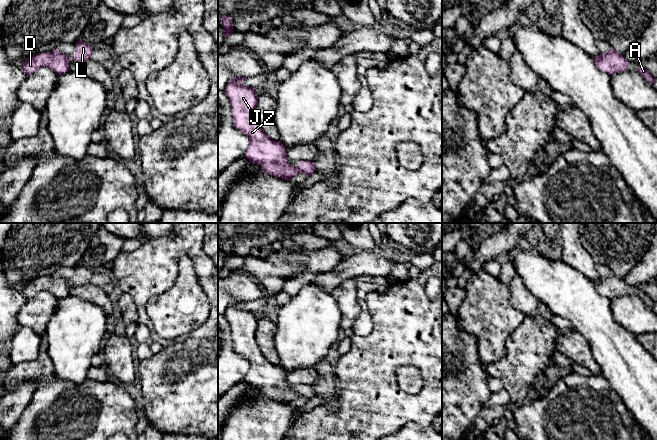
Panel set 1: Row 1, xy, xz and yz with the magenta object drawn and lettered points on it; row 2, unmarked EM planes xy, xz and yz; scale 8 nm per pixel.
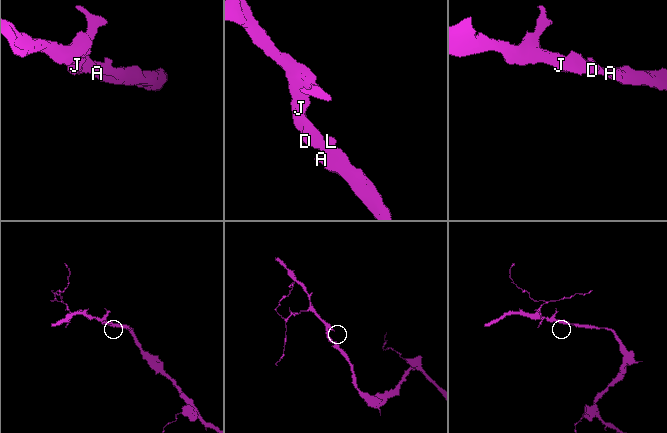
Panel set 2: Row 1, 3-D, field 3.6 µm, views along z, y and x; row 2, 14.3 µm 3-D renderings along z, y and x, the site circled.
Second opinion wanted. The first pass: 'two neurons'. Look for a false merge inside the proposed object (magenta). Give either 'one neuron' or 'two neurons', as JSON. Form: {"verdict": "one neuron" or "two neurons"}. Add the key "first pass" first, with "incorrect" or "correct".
{"first pass": "incorrect", "verdict": "one neuron"}

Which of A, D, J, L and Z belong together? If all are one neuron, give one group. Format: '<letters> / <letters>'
A D J L Z

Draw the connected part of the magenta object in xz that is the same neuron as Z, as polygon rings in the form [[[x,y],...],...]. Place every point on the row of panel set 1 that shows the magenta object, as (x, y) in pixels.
[[[234,77],[224,91],[230,100],[233,125],[249,139],[245,157],[259,165],[269,175],[289,181],[294,175],[303,173],[307,177],[315,171],[312,161],[299,161],[294,168],[288,162],[285,146],[270,139],[262,130],[255,115],[258,94],[255,88],[243,85],[245,78]]]

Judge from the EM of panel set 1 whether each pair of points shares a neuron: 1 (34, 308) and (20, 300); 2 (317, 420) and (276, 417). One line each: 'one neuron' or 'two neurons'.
1: two neurons
2: two neurons

